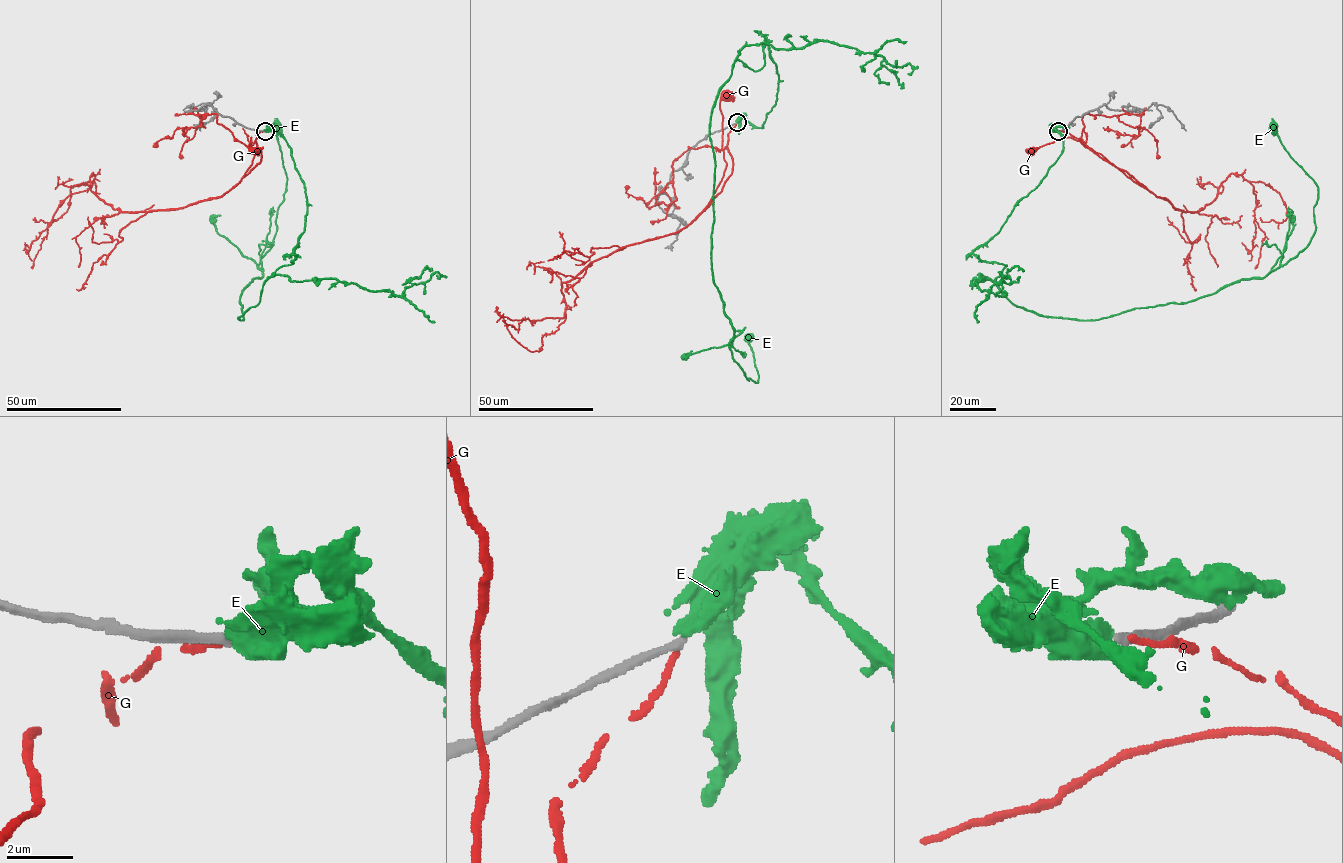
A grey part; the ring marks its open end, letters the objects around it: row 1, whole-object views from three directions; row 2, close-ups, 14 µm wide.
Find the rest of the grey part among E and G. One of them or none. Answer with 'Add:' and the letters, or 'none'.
Add: none

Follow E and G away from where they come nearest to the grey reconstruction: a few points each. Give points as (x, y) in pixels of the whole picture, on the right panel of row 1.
E: (1057, 131), (973, 253), (1013, 303), (1082, 320), (1307, 246), (1317, 185), (1272, 128)
G: (1059, 131), (1070, 134), (1085, 145), (1065, 137), (1035, 150), (1030, 149)

